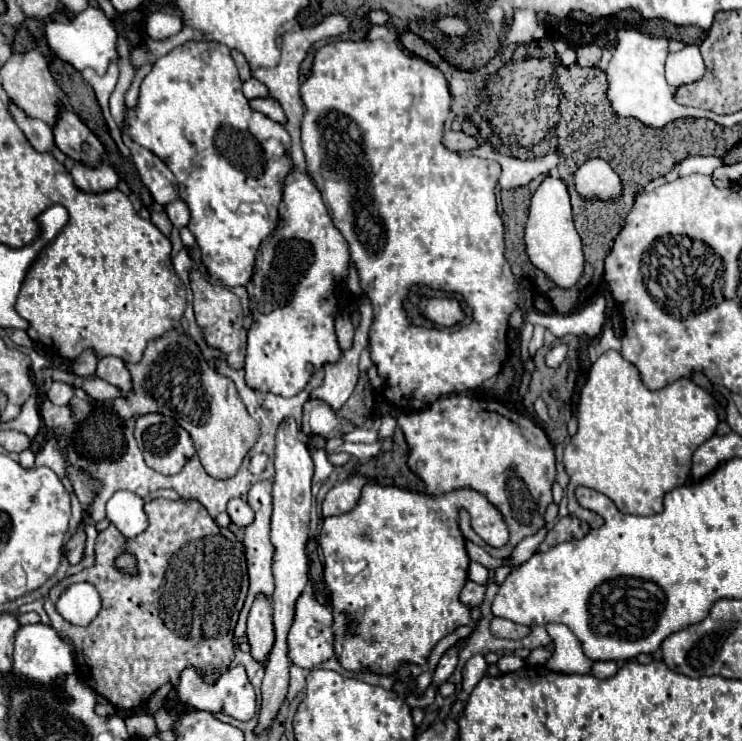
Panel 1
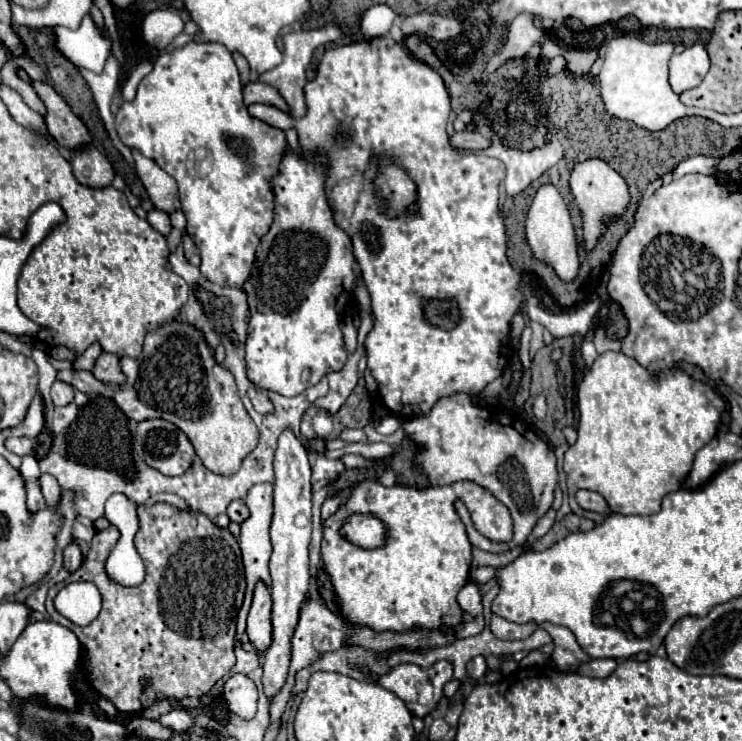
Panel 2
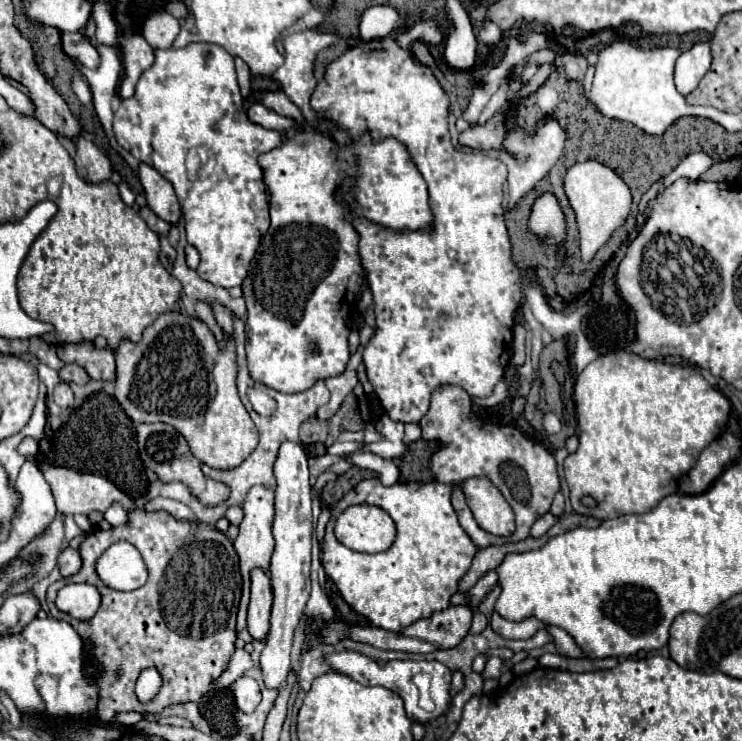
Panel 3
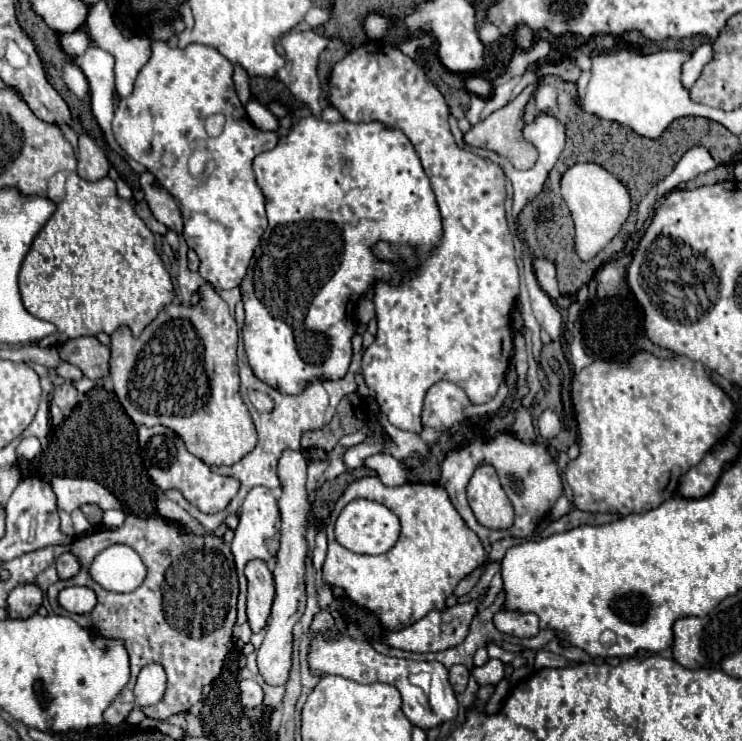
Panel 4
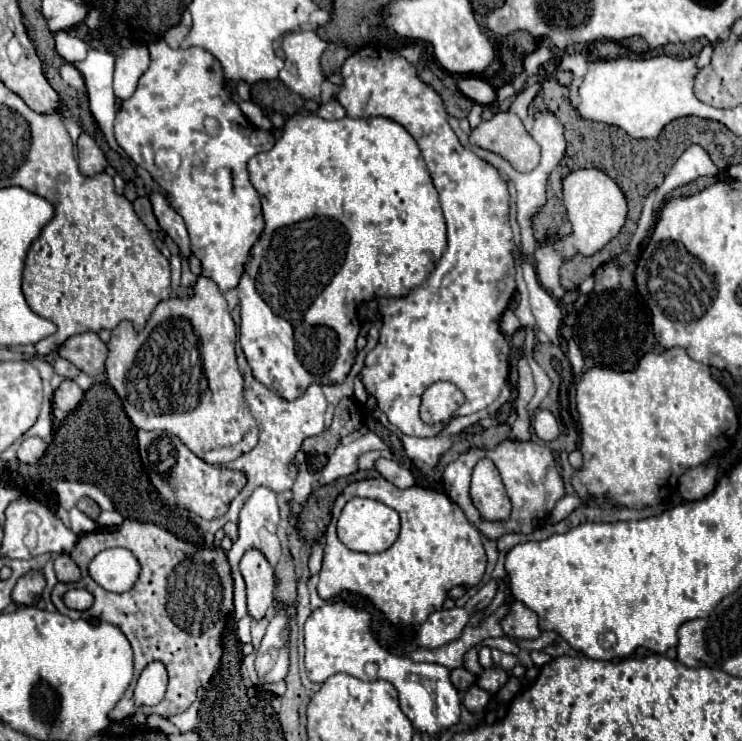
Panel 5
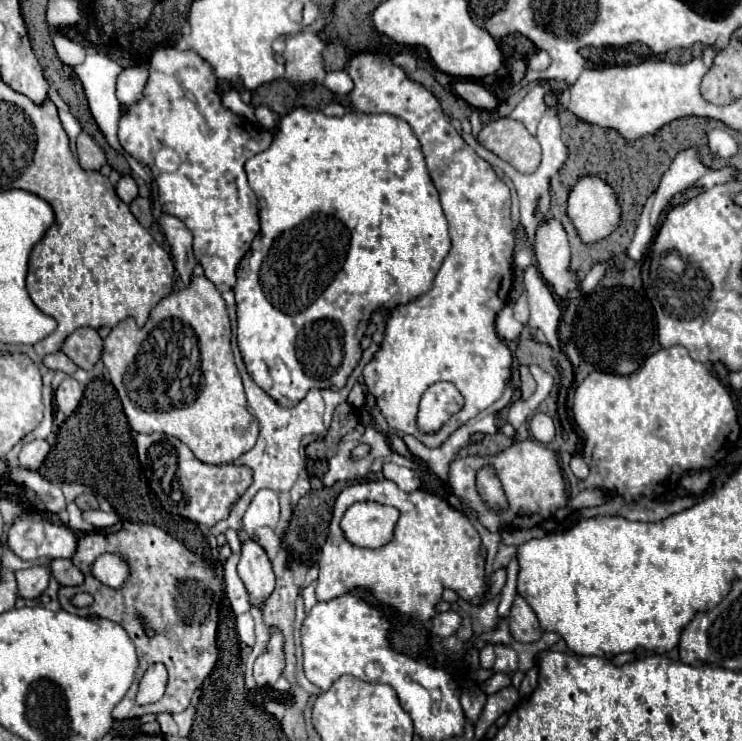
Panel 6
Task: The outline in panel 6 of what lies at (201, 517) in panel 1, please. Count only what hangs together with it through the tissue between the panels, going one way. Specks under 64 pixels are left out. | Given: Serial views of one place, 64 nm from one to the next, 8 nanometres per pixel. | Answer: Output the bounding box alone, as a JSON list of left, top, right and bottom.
[58,522,226,720]

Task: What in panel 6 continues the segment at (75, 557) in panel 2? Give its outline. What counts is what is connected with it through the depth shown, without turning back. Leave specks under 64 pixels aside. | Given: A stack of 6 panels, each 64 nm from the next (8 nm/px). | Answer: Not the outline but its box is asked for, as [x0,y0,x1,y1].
[50,560,84,586]

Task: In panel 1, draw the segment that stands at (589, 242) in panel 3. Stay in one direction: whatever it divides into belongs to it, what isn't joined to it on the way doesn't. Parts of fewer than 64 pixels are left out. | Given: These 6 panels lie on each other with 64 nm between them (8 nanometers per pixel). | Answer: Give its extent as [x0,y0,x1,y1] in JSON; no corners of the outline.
[576,158,622,198]

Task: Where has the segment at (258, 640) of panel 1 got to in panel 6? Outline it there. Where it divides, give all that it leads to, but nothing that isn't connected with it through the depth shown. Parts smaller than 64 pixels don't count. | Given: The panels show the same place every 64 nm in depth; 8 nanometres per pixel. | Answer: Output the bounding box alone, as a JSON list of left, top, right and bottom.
[238,540,274,608]

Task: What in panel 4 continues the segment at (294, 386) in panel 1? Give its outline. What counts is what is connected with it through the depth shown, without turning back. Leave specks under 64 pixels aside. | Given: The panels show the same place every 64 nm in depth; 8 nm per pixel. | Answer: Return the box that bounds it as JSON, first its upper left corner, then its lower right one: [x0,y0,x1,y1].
[240,116,440,394]

